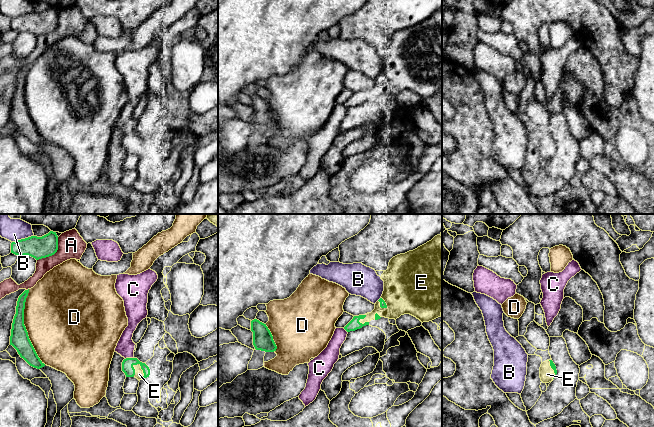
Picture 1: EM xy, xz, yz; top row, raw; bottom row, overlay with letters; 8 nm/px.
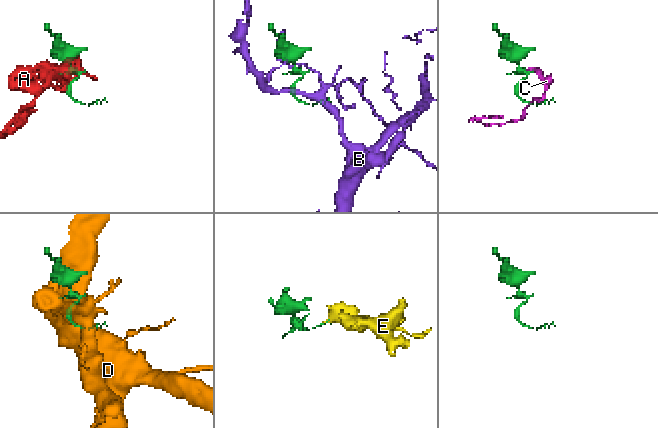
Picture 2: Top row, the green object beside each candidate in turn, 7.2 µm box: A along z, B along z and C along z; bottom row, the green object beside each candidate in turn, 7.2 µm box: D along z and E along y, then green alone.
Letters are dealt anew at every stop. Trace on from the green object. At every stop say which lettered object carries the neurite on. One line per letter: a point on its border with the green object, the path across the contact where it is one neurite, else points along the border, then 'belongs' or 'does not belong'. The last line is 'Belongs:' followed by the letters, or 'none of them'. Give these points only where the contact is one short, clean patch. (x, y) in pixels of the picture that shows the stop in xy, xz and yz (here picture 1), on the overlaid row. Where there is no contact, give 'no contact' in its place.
A: contact xy (53, 254); does not belong
B: contact xy (22, 239); does not belong
C: contact xy (129, 358); does not belong
D: contact xy (25, 327); does not belong
E: contact xy (141, 368); way xy (127, 365), (138, 364), (141, 368), (139, 374); belongs
Belongs: E

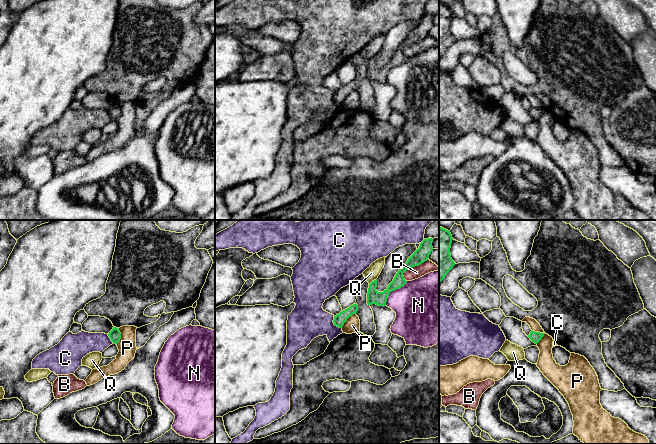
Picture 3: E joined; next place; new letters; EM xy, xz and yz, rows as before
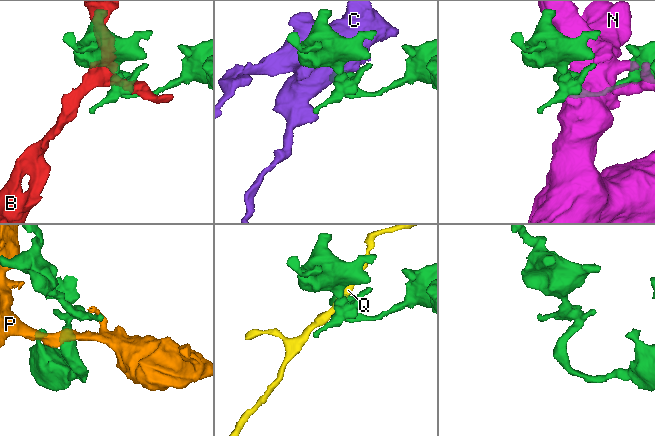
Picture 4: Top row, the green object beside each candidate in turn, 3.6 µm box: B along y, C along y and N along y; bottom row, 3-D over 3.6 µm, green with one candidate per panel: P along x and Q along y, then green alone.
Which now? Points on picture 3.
B: contact xz (413, 266); does not belong
C: contact xz (334, 324); does not belong
N: contact xz (392, 290); does not belong
P: contact yz (542, 333); border yz (532, 330), (543, 334), (536, 343); does not belong
Q: contact xz (372, 281); border xz (376, 278), (369, 284); does not belong
Belongs: none of them

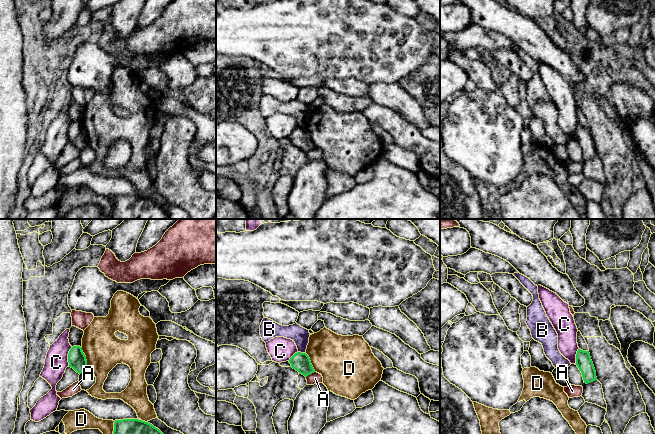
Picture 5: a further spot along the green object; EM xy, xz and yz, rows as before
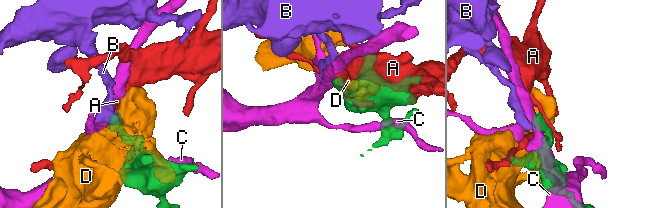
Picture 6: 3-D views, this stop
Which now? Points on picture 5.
A: contact xz (310, 373); does not belong
B: contact xz (302, 353); border xz (298, 351), (305, 353); does not belong
C: contact xy (68, 356); border xy (72, 347), (68, 353), (68, 365); does not belong
D: contact xy (85, 357); does not belong
Belongs: none of them

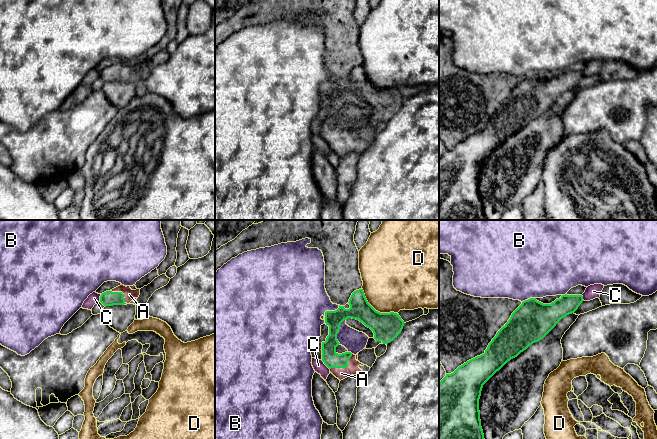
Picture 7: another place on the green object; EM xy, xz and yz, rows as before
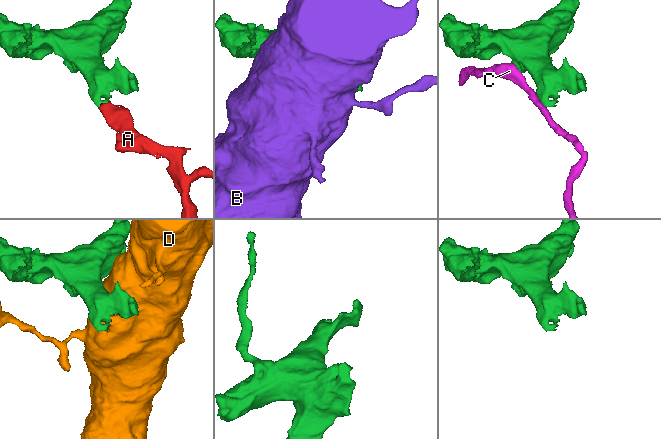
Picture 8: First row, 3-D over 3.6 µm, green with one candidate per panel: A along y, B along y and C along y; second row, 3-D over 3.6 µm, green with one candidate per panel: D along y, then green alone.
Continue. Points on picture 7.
A: contact xz (344, 367); way xz (331, 359), (344, 367), (341, 373); belongs
B: contact xz (327, 311); border xz (339, 305), (336, 309), (325, 312), (325, 323); does not belong
C: contact xz (325, 364); border xz (321, 360), (329, 369); does not belong
D: contact xz (375, 310); does not belong
Belongs: A

